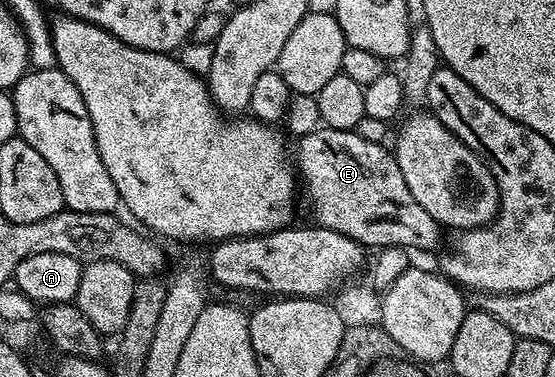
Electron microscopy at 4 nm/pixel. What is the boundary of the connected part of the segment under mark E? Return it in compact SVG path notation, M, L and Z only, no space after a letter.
M324 125L317 128L316 131L307 133L300 136L296 140L297 151L295 147L295 167L299 172L300 182L303 187L309 190L309 207L313 210L316 226L326 227L327 229L335 229L335 233L343 233L343 237L351 237L356 243L361 244L366 249L380 249L383 247L404 247L410 252L416 253L416 251L433 251L441 243L441 233L443 233L443 227L437 223L434 217L431 217L430 213L427 213L426 209L423 209L419 202L415 201L407 184L403 179L402 170L399 169L399 165L396 163L396 157L394 152L390 150L388 146L376 143L375 141L366 141L365 138L359 137L356 130L344 131L343 129L331 129Z

